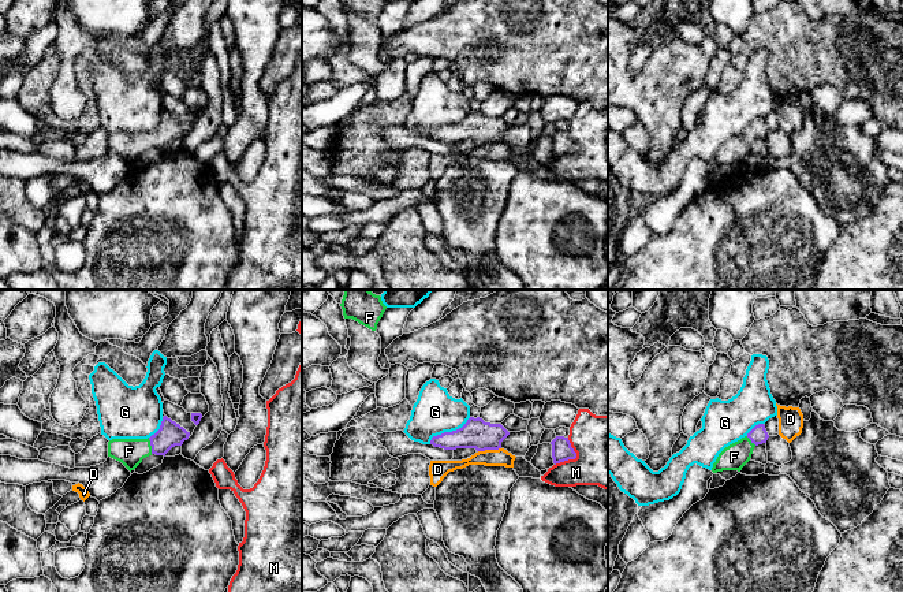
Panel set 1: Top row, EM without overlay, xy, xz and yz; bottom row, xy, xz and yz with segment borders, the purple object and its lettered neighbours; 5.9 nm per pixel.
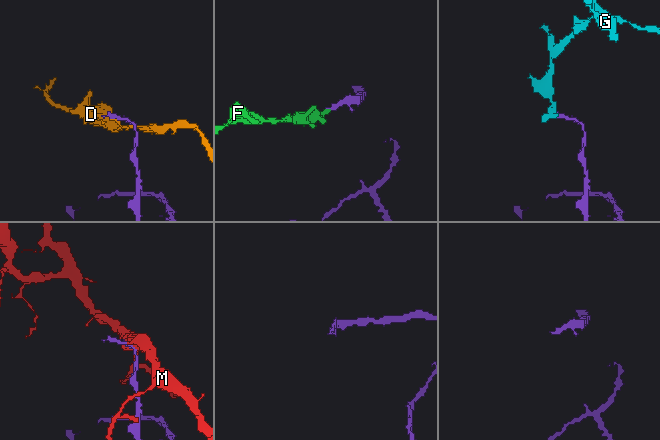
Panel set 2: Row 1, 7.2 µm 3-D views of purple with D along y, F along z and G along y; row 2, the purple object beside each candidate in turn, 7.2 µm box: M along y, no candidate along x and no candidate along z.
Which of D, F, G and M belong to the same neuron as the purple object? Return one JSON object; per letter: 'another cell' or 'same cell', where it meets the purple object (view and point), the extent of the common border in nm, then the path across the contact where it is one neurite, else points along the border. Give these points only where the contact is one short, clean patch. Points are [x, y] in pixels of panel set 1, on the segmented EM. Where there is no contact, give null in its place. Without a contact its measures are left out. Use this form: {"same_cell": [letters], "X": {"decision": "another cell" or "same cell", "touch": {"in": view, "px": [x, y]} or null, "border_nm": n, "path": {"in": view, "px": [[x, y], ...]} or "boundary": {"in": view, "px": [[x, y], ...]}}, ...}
{"same_cell": ["F"], "D": {"decision": "another cell", "touch": {"in": "xz", "px": [489, 449]}, "border_nm": 140, "boundary": {"in": "xz", "px": [[500, 447], [478, 451]]}}, "F": {"decision": "same cell", "touch": {"in": "xy", "px": [152, 446]}, "border_nm": 100, "path": {"in": "xy", "px": [[170, 434], [160, 443], [152, 446], [129, 451]]}}, "G": {"decision": "another cell", "touch": {"in": "xz", "px": [448, 432]}, "border_nm": 300, "boundary": {"in": "xz", "px": [[470, 417], [461, 427], [435, 435], [429, 443]]}}, "M": {"decision": "another cell", "touch": {"in": "xz", "px": [574, 458]}, "border_nm": 190}}

